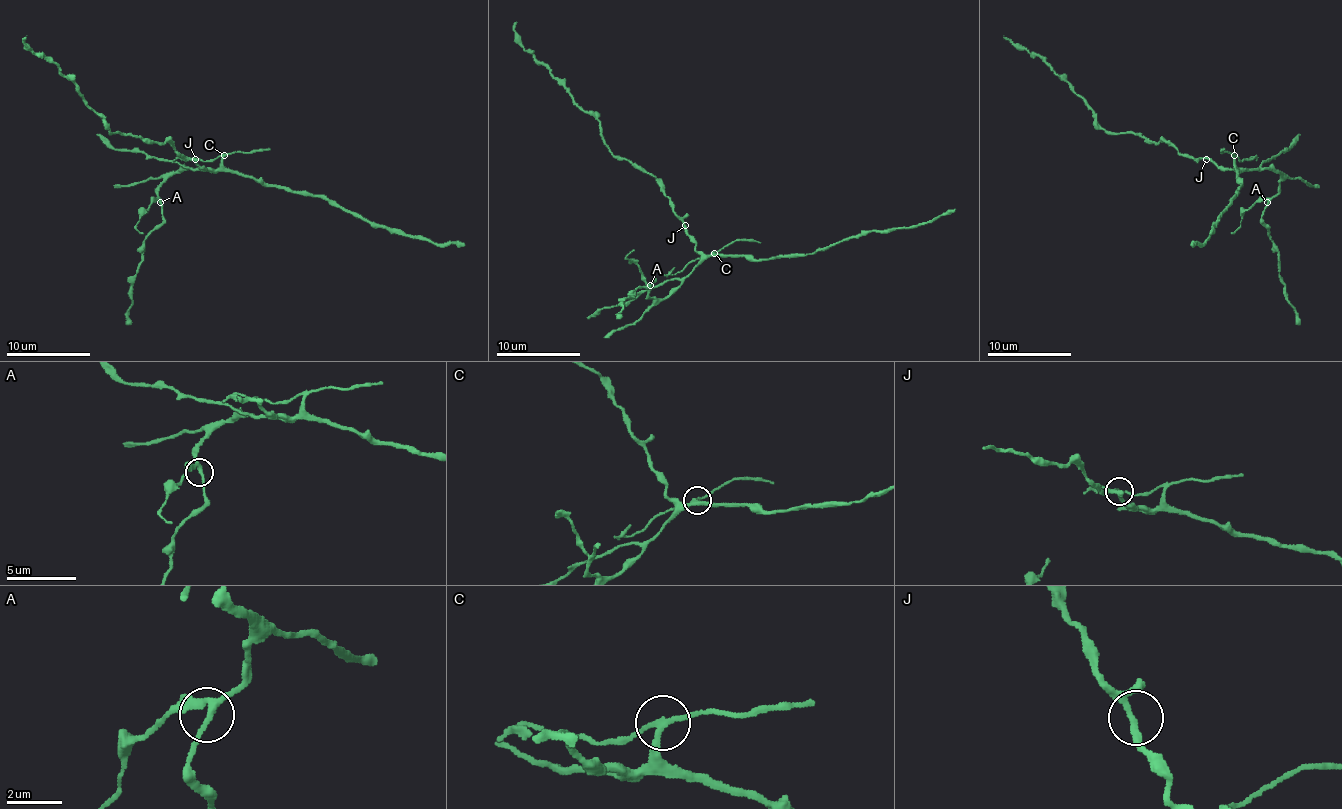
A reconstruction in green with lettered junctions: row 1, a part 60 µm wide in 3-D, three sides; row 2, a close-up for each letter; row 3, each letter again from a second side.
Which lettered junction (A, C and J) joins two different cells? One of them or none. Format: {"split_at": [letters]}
{"split_at": ["C"]}

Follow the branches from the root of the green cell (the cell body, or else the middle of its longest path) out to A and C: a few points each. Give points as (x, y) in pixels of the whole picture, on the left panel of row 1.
A: (195, 161), (203, 169), (210, 169), (180, 169), (170, 175), (157, 192), (160, 202)
C: (195, 161), (205, 169), (216, 169), (224, 154)

